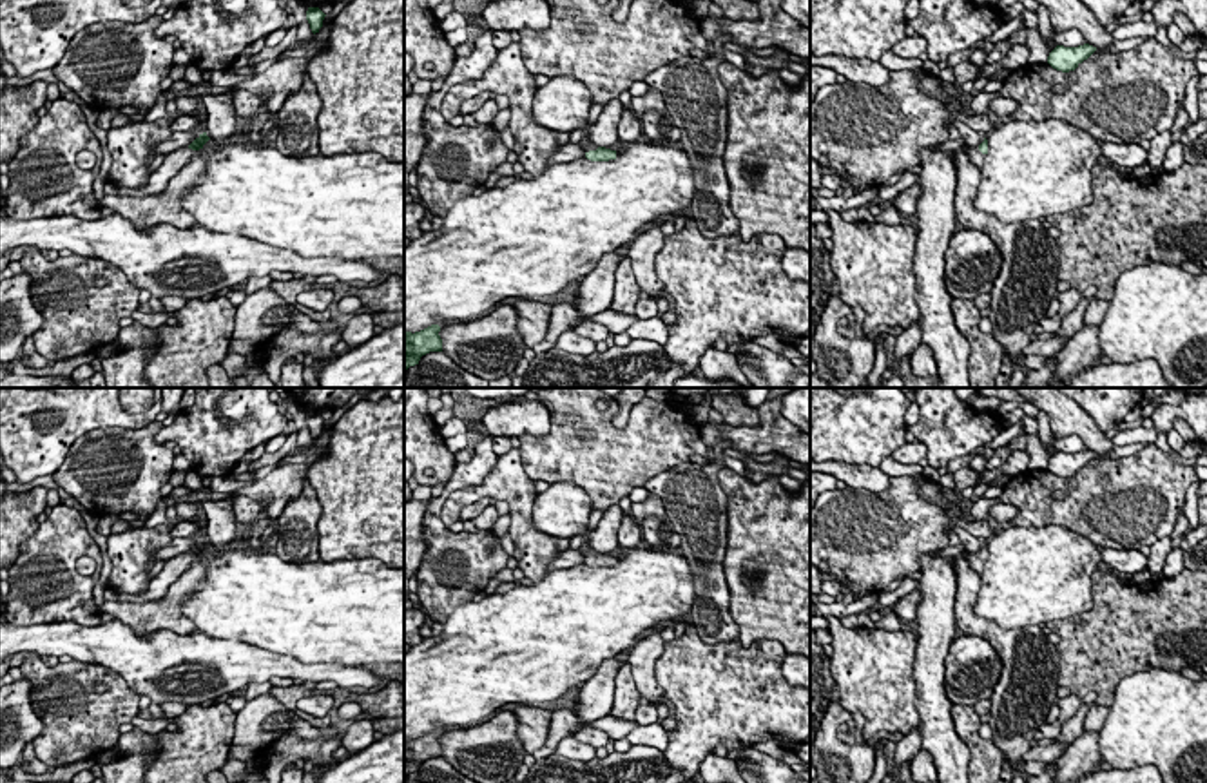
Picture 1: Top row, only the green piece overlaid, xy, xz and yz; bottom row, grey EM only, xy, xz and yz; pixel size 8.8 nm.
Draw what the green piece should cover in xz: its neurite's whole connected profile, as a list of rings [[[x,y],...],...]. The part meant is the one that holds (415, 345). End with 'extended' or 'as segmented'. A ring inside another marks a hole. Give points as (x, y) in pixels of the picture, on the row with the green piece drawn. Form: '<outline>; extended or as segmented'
[[[431,324],[420,332],[404,332],[404,370],[419,364],[420,357],[430,352],[442,352],[440,326]]]; as segmented

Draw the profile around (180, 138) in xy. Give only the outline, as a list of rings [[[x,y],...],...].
[[[176,130],[170,134],[169,140],[161,141],[158,147],[152,149],[150,160],[159,154],[170,154],[181,147],[188,147],[196,138],[199,138],[201,130]]]

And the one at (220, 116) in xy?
[[[207,94],[201,98],[203,107],[203,129],[207,136],[217,145],[234,141],[236,132],[236,109],[232,94],[212,96]]]

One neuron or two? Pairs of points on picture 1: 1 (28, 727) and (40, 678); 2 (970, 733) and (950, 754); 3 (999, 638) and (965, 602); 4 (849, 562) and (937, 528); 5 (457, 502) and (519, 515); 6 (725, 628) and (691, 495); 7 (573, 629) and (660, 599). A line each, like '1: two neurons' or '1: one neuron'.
1: two neurons
2: two neurons
3: one neuron
4: one neuron
5: one neuron
6: one neuron
7: one neuron

